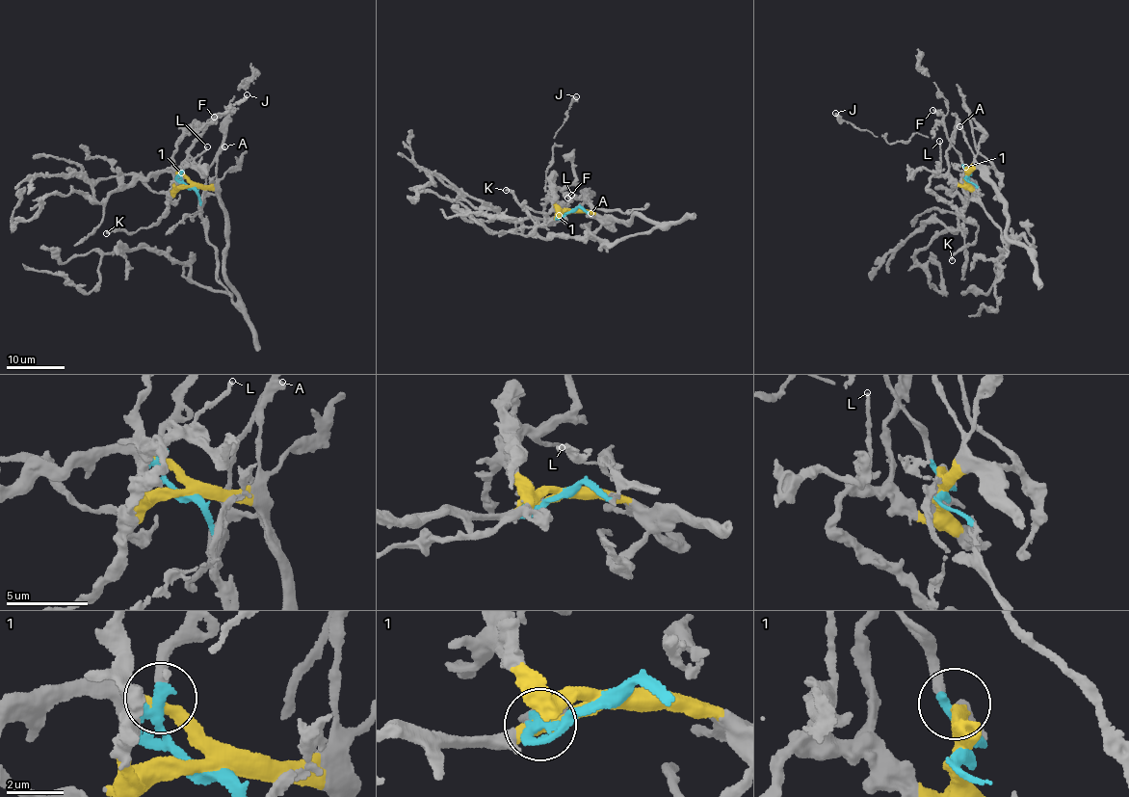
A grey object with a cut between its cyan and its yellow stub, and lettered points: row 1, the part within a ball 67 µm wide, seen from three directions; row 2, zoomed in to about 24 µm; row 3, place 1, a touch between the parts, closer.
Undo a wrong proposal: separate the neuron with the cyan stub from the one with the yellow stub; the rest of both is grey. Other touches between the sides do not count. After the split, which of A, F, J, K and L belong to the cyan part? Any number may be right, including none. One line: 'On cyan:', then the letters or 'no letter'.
On cyan: F, J

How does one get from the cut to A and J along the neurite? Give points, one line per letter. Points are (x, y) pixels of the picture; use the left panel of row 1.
A: (191, 186), (206, 188), (215, 181), (217, 157), (224, 146)
J: (191, 186), (182, 178), (182, 163), (202, 132), (196, 126), (186, 132), (248, 94)

